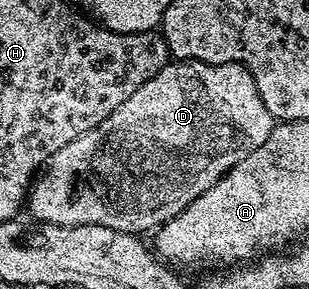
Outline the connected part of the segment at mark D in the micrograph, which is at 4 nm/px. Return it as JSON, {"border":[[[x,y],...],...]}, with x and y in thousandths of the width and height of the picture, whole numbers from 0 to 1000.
{"border":[[[634,208],[544,215],[508,256],[495,256],[495,270],[482,270],[482,284],[469,284],[469,298],[456,298],[427,332],[405,339],[405,353],[392,353],[392,367],[379,367],[379,381],[366,381],[366,394],[353,394],[340,422],[262,464],[262,478],[236,478],[223,505],[197,505],[197,519],[184,519],[184,533],[165,540],[100,640],[94,720],[100,706],[100,734],[126,758],[129,779],[288,782],[298,775],[301,782],[353,782],[353,796],[489,810],[524,775],[547,768],[573,740],[586,740],[586,727],[599,727],[625,699],[625,685],[650,685],[650,671],[663,671],[663,657],[676,657],[676,644],[709,626],[754,574],[767,574],[767,561],[806,547],[806,533],[819,533],[819,519],[832,519],[832,505],[845,505],[845,491],[871,478],[880,439],[883,419],[871,381],[858,381],[858,353],[845,353],[845,325],[832,325],[832,284],[819,284],[819,256],[806,256],[793,228],[667,221]]]}

